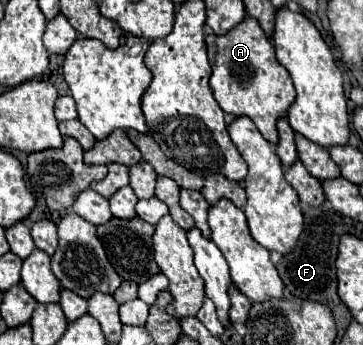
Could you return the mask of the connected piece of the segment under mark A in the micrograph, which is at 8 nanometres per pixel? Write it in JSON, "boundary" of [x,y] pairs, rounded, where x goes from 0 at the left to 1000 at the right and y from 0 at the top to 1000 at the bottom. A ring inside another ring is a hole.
{"boundary":[[[683,46],[672,52],[672,64],[661,64],[645,87],[634,87],[617,104],[590,99],[567,104],[567,139],[584,191],[579,249],[606,313],[650,342],[683,336],[705,359],[716,388],[744,417],[760,423],[766,417],[760,354],[793,330],[793,313],[804,307],[815,267],[799,214],[760,174],[755,133],[733,110],[716,70]]]}

